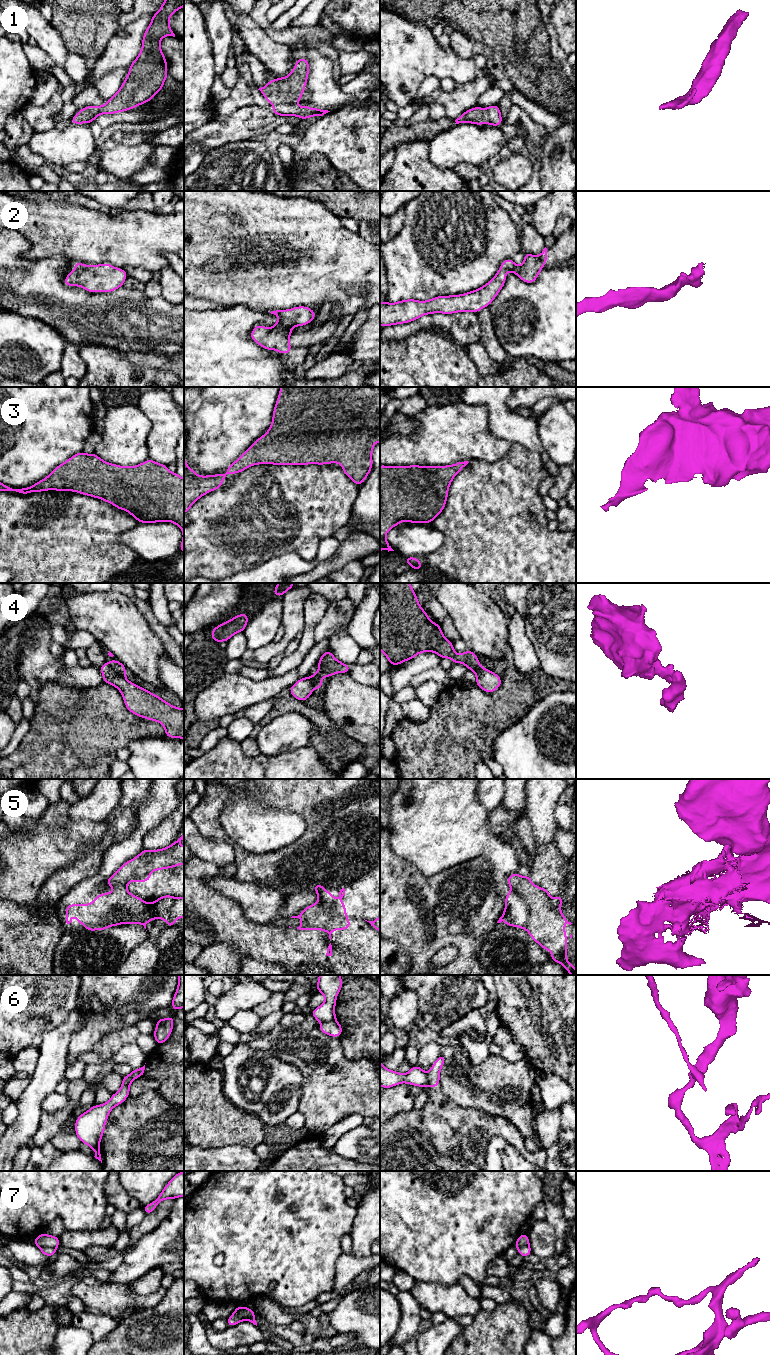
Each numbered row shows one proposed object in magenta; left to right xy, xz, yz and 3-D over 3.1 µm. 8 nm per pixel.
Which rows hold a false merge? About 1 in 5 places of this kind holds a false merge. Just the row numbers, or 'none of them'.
5, 6, 7

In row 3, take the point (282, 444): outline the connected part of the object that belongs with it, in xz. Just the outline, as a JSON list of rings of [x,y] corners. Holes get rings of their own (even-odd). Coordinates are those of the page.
[[[281,387],[269,430],[258,438],[224,474],[201,476],[186,464],[184,456],[184,514],[205,494],[222,487],[229,474],[238,474],[257,464],[307,465],[341,463],[343,472],[360,486],[373,465],[372,451],[380,442],[380,387]]]

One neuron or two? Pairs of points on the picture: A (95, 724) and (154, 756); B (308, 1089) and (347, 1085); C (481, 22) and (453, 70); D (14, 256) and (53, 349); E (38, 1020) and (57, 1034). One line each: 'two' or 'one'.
A: two
B: one
C: two
D: two
E: two

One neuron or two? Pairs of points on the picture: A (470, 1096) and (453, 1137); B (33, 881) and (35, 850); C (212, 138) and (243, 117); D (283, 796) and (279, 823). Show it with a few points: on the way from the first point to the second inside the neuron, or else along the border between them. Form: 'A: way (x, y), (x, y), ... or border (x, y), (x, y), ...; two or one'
A: border (446, 1094), (461, 1106), (479, 1109), (488, 1114); two
B: way (33, 873), (33, 858); one
C: way (220, 131), (235, 125); one
D: border (262, 795), (263, 805), (295, 812), (302, 819); two

